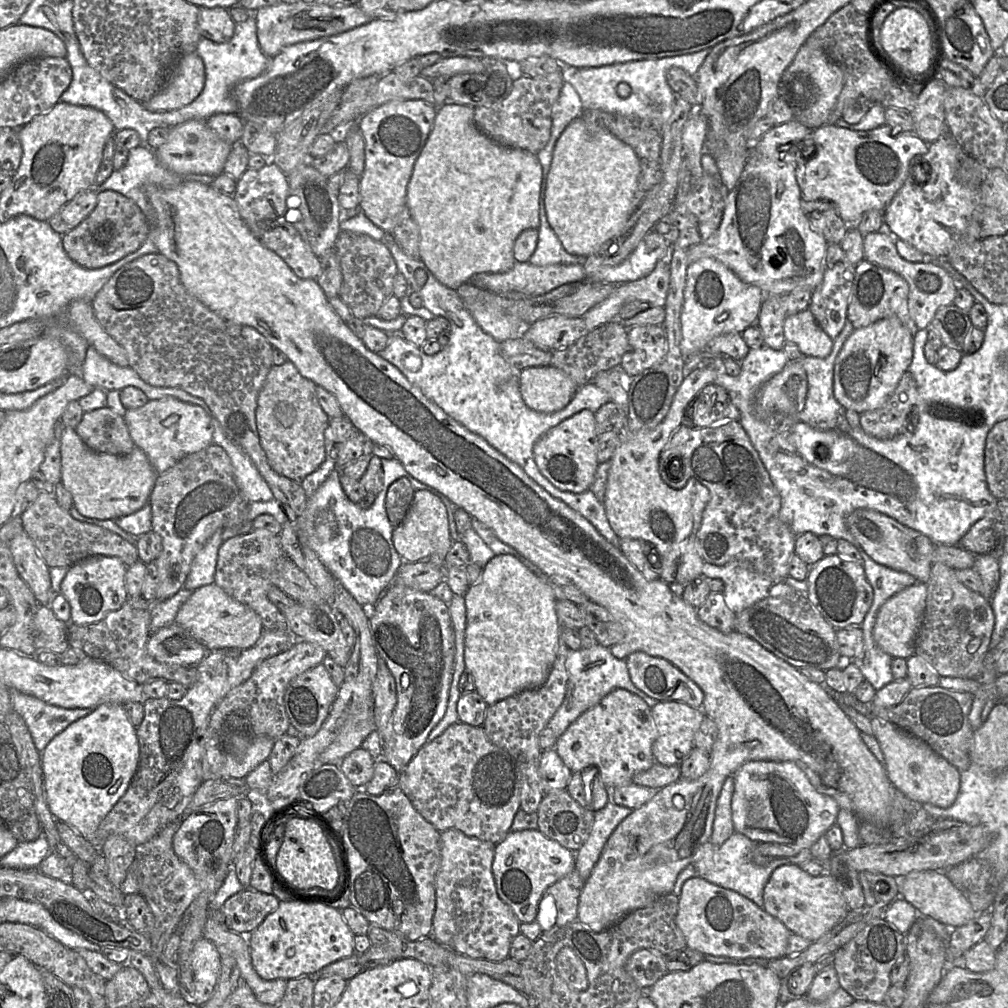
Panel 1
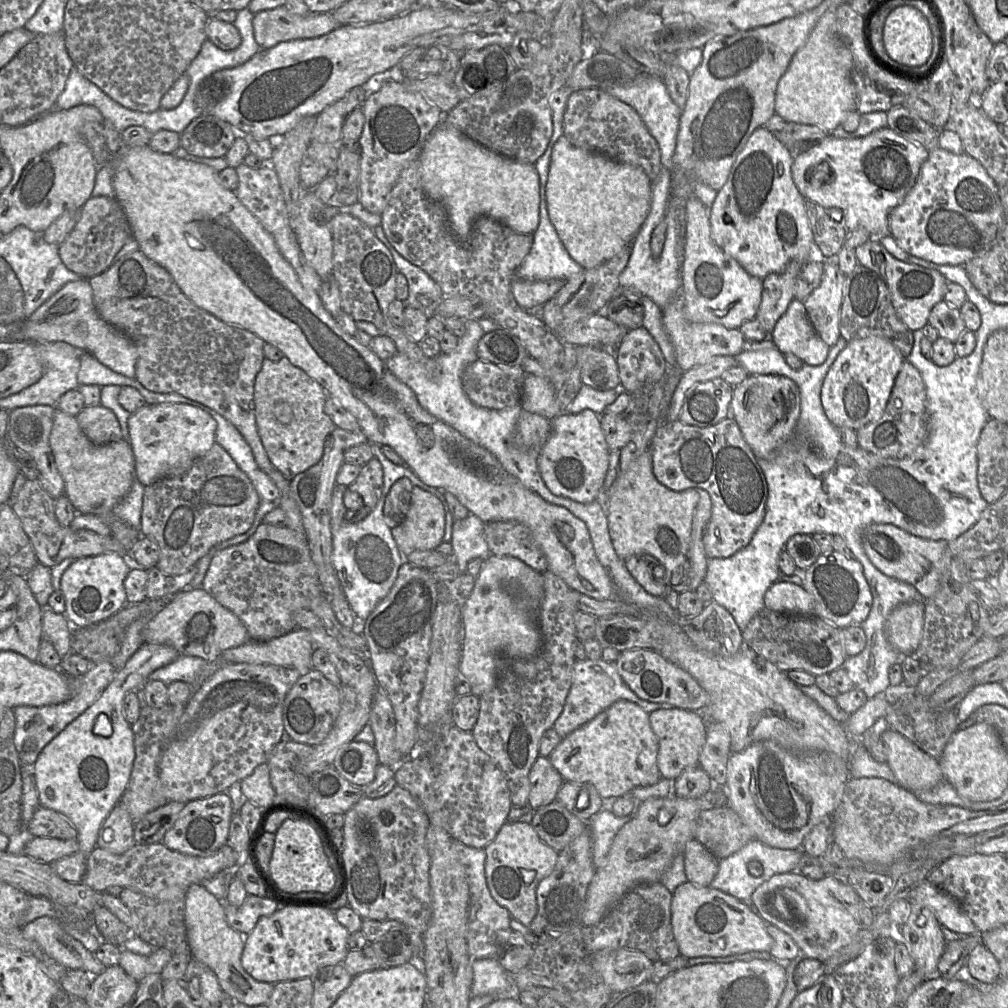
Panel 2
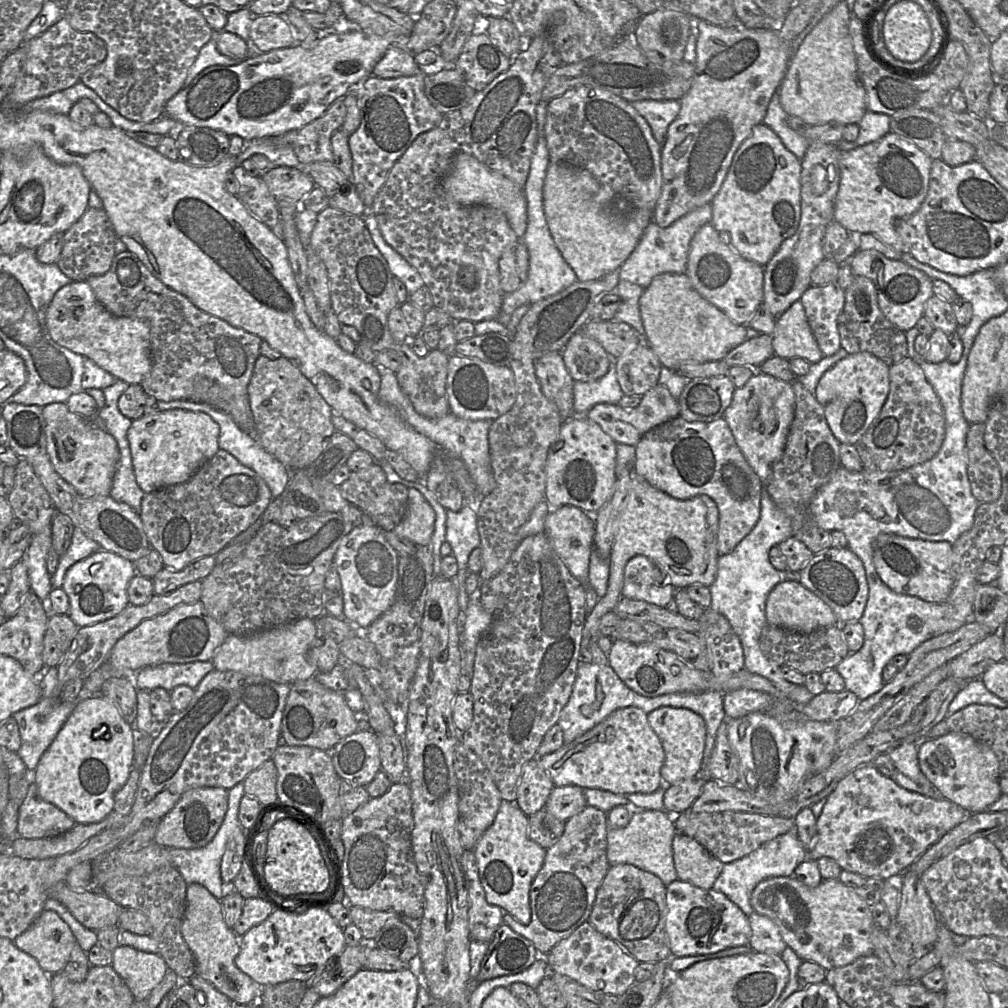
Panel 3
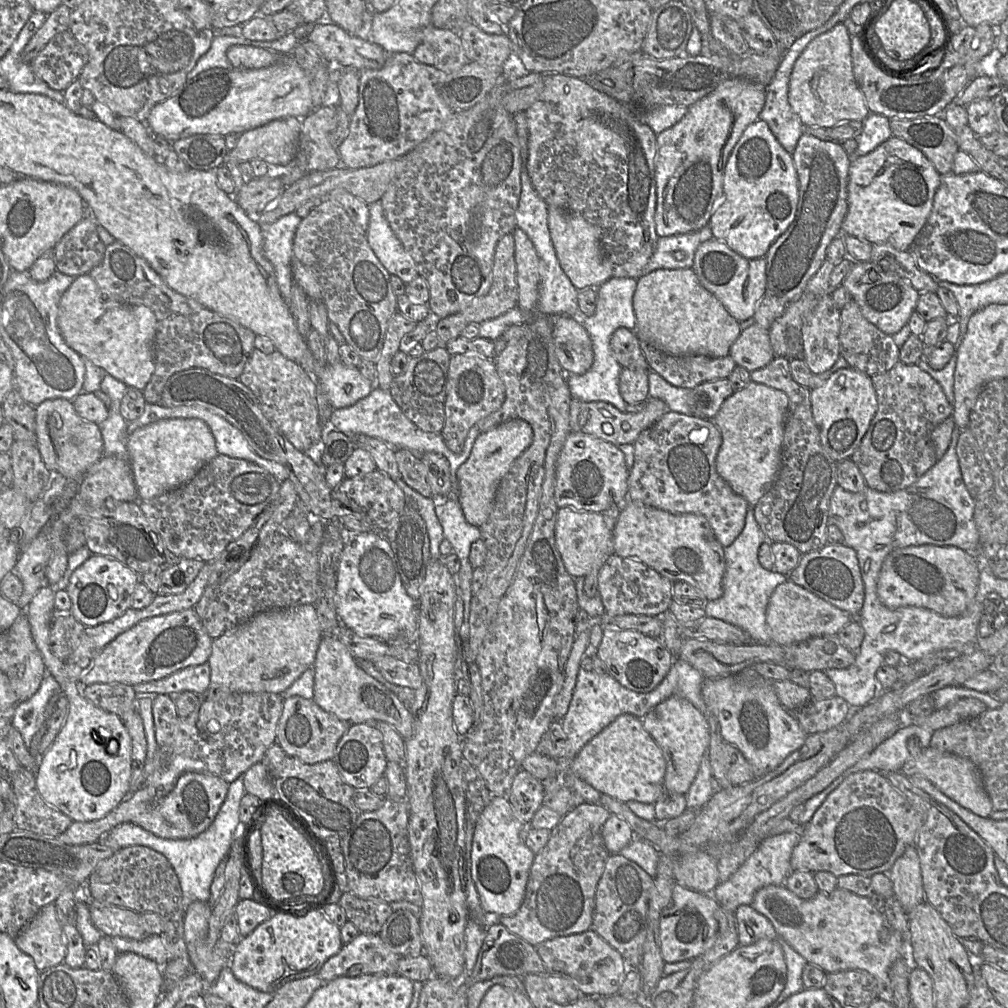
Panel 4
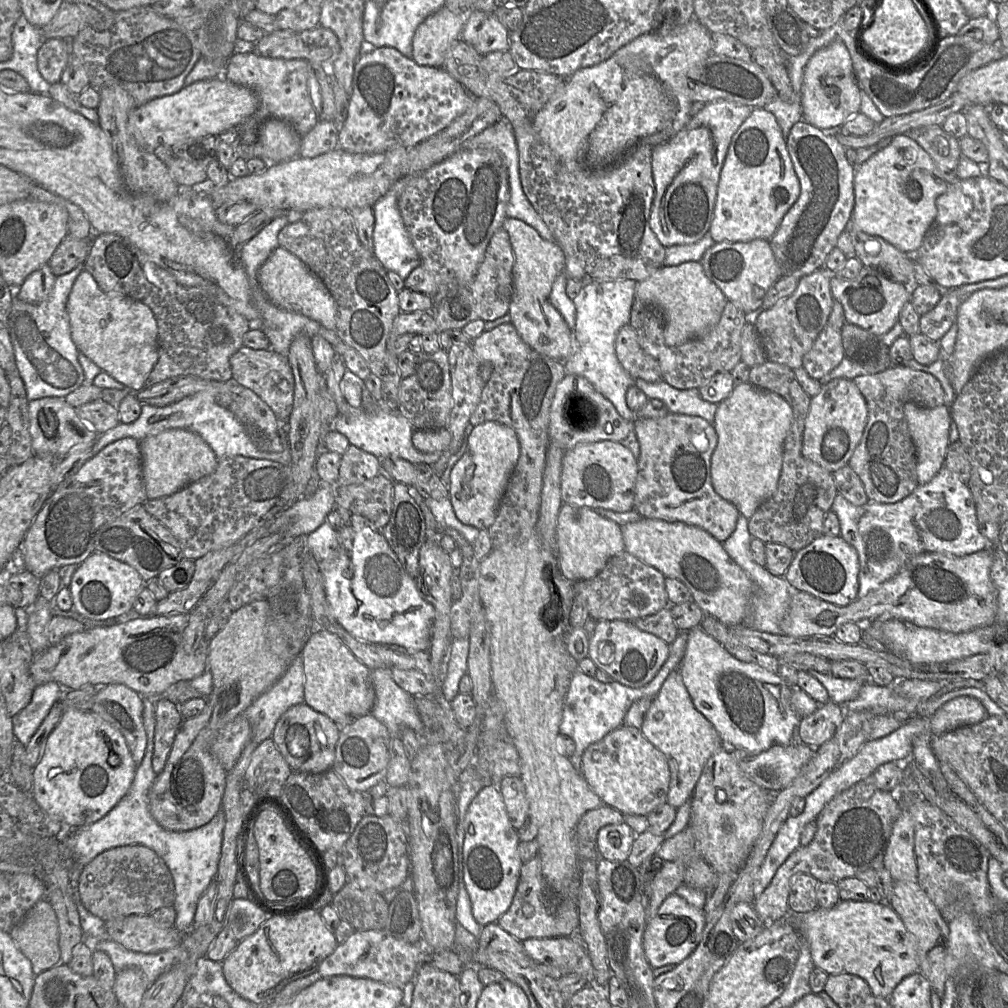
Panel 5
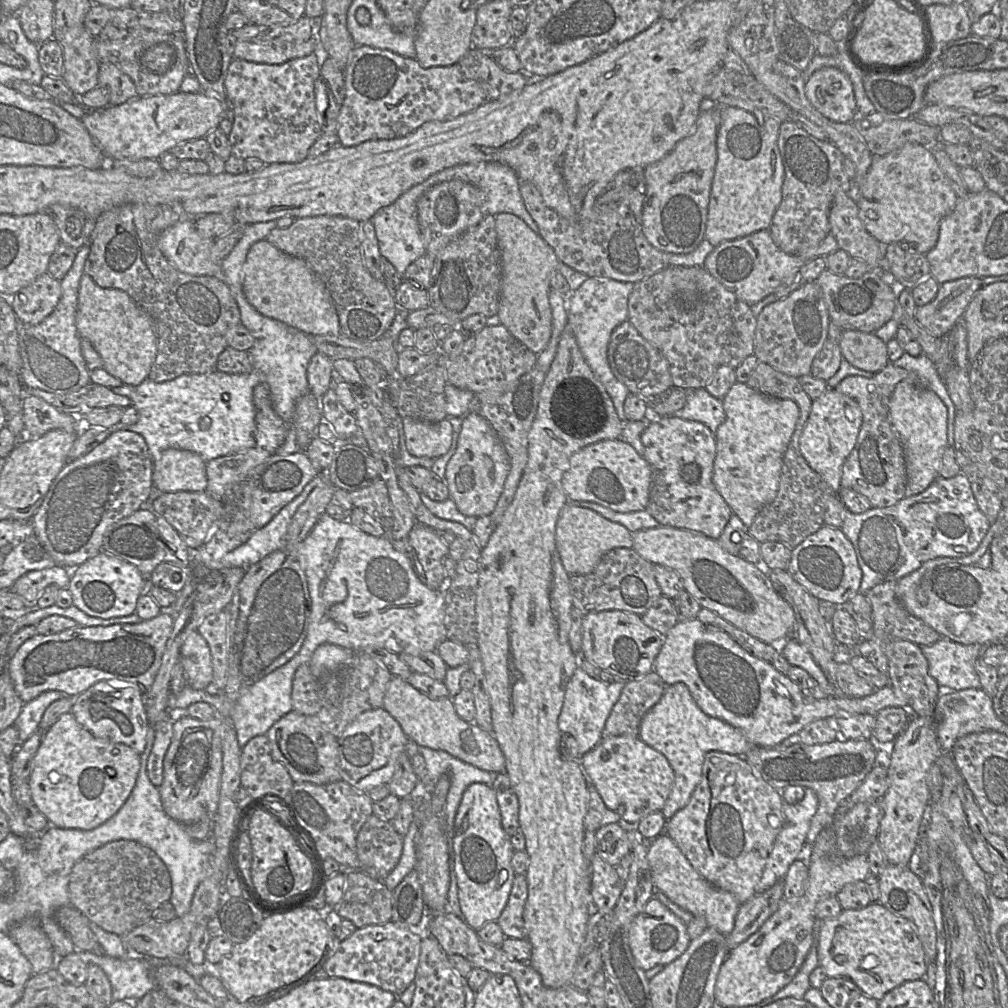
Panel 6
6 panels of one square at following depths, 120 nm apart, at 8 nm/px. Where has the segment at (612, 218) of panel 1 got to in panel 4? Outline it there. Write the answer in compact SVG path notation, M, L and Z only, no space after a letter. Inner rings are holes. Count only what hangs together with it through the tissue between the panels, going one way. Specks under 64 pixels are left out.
M548 207L548 227L560 266L578 289L599 287L612 278L610 264L604 258L599 230L580 214Z

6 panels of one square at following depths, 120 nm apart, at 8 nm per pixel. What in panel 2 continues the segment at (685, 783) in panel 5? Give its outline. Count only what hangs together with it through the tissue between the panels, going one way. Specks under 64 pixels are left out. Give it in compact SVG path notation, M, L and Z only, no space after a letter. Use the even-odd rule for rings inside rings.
M677 707L663 708L651 712L649 719L659 741L657 764L661 777L676 780L686 768L699 765L708 724L700 712Z

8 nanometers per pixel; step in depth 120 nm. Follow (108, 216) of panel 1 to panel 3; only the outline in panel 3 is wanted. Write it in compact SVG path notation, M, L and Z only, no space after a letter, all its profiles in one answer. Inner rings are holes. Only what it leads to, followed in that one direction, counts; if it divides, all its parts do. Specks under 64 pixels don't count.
M88 208L83 216L64 233L64 244L57 265L73 281L86 281L89 277L105 274L116 255L118 236L103 208Z

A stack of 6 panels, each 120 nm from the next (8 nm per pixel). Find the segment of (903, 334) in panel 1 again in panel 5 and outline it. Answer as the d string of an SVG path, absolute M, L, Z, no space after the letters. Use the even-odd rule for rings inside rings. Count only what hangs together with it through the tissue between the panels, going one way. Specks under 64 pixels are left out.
M836 378L822 385L820 392L811 397L803 434L803 456L833 474L848 464L867 421L866 400L853 380Z

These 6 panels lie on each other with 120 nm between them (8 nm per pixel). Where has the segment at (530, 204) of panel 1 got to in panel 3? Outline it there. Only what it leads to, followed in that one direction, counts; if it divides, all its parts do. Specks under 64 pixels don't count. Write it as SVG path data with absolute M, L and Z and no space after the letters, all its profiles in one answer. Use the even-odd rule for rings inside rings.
M459 153L452 164L451 172L443 181L443 187L456 203L463 206L482 205L501 210L516 235L523 238L527 227L527 201L524 189L509 178L488 168L474 156Z

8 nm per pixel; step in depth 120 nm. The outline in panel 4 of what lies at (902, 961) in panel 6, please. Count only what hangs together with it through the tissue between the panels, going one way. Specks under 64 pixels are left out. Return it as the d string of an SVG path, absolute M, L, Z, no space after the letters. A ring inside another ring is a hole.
M768 885L755 893L751 906L771 922L779 939L788 943L808 962L807 964L814 964L825 973L844 970L867 971L877 981L878 998L893 1003L894 995L888 972L891 965L904 955L905 946L901 935L890 926L884 914L872 906L868 898L837 887L829 893L818 891L813 898L805 900L784 885Z

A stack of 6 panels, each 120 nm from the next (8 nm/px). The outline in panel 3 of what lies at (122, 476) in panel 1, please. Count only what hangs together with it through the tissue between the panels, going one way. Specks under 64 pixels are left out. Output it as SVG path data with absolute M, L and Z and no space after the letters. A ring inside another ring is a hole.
M52 403L42 407L46 423L46 450L55 471L83 497L104 497L110 494L120 453L112 435L97 427L92 420L69 411L66 403Z

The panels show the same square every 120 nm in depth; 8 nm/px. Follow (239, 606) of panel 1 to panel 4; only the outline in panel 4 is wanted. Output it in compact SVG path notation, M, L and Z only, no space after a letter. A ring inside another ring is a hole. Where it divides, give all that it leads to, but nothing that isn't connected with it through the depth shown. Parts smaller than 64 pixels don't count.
M194 608L147 618L108 643L78 682L82 686L115 682L133 686L158 680L180 669L208 663L212 641Z

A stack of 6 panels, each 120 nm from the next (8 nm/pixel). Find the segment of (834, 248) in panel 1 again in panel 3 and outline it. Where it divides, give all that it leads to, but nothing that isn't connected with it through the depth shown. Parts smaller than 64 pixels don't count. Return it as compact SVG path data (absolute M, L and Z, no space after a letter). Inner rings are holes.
M835 281L824 286L810 286L800 299L824 357L834 355L841 348L838 318L845 303L844 291Z

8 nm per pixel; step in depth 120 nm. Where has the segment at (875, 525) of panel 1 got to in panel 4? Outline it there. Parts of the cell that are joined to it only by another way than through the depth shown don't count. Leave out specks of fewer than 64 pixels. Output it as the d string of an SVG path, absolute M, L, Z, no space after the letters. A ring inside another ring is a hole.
M924 544L896 548L884 559L877 582L879 600L890 609L915 606L944 617L965 612L974 600L980 572L973 553L956 546Z

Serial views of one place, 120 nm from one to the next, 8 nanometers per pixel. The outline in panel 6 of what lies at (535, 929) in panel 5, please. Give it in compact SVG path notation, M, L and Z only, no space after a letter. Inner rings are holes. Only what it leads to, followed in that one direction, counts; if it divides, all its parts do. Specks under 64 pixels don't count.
M525 874L515 875L505 908L496 921L506 937L527 939L523 911L528 896Z

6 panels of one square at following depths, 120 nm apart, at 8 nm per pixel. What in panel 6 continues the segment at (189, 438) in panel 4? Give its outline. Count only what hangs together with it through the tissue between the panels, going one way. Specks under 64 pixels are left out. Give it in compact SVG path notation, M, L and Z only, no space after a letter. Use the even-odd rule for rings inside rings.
M166 449L153 462L152 483L161 493L203 492L208 483L206 462L192 451Z

